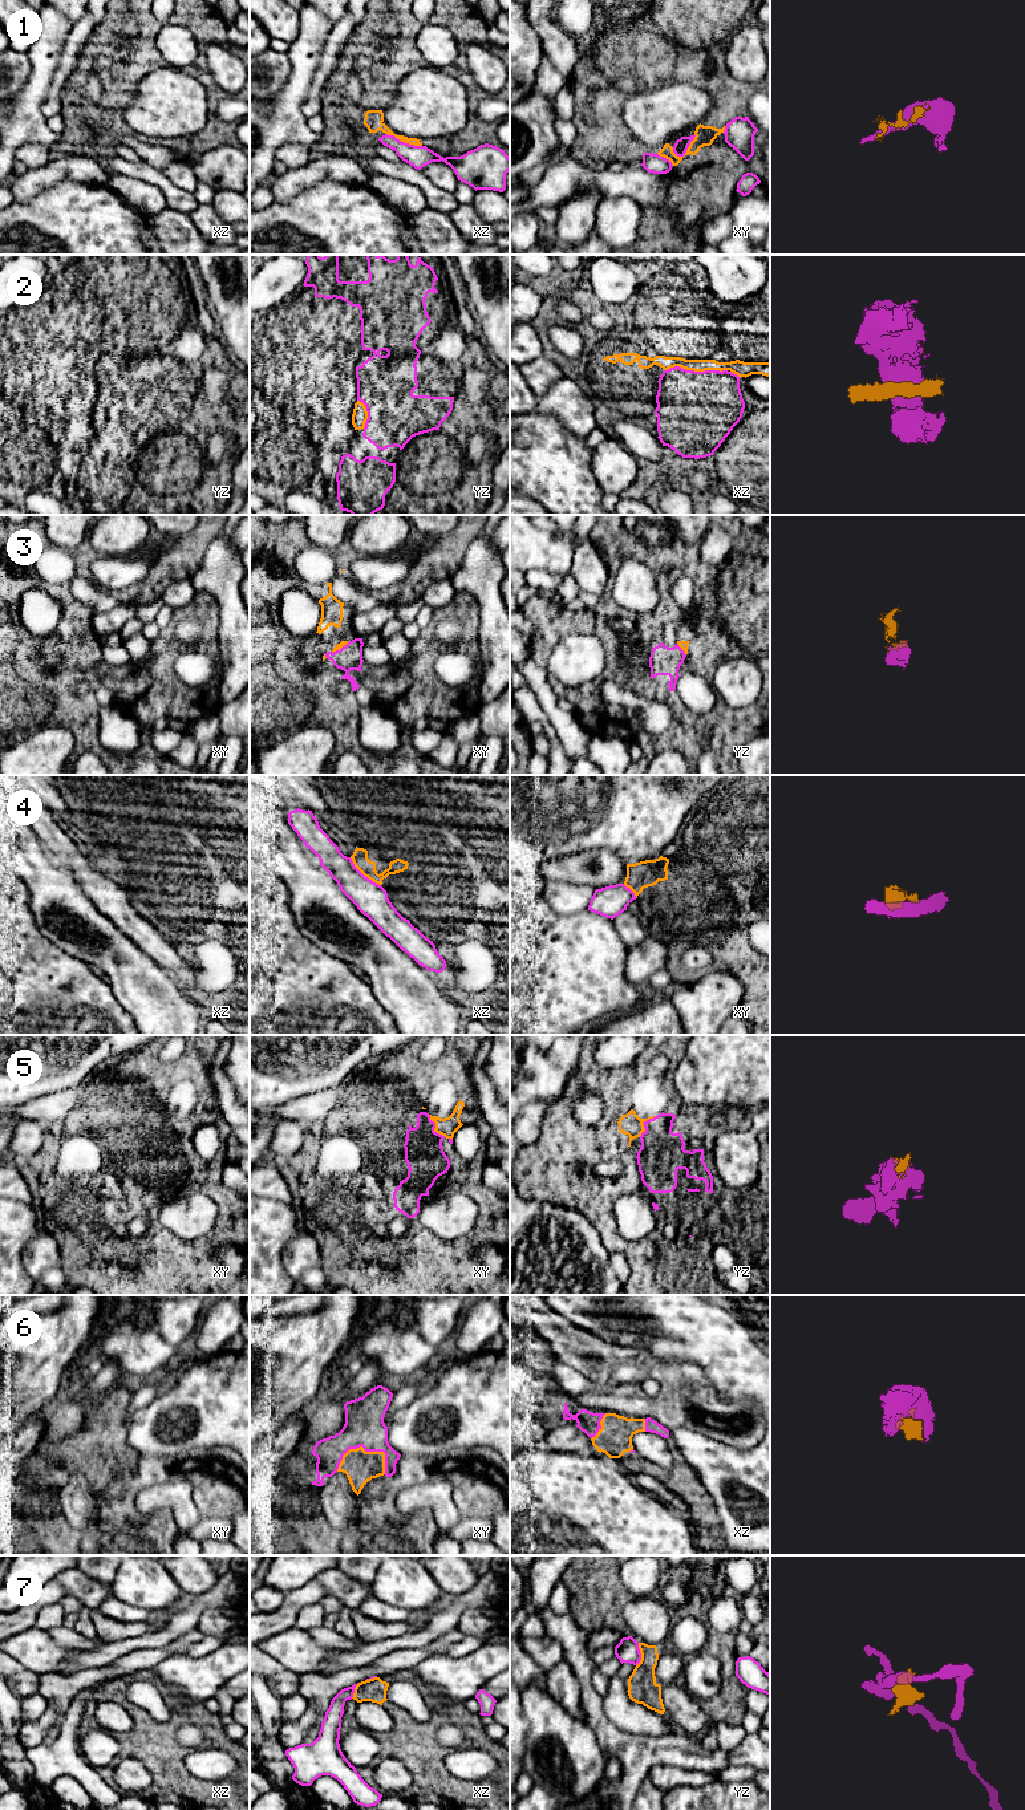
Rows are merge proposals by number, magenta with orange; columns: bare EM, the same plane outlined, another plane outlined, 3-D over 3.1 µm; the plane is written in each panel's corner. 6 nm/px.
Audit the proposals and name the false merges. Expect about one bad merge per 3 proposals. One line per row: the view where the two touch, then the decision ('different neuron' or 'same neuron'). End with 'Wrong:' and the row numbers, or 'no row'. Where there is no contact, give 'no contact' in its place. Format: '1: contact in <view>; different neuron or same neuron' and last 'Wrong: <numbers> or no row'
1: contact in xz; different neuron
2: contact in xz; same neuron
3: contact in xy; same neuron
4: contact in xz; different neuron
5: contact in xy; same neuron
6: contact in xy; same neuron
7: contact in yz; different neuron
Wrong: 1, 4, 7

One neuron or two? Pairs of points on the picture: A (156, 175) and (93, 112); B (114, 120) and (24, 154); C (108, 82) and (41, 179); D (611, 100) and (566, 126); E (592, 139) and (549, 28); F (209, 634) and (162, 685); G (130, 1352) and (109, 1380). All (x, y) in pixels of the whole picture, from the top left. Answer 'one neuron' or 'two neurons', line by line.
A: two neurons
B: two neurons
C: two neurons
D: two neurons
E: two neurons
F: one neuron
G: two neurons

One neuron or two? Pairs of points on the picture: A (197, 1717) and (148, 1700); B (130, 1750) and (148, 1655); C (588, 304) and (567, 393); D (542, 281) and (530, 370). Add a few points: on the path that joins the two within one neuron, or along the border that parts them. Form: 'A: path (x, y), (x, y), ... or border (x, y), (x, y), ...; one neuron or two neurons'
A: path (185, 1719), (166, 1719), (159, 1712); one neuron
B: border (152, 1667), (117, 1677); two neurons
C: border (564, 374), (592, 400); two neurons
D: border (545, 354), (564, 374); two neurons

